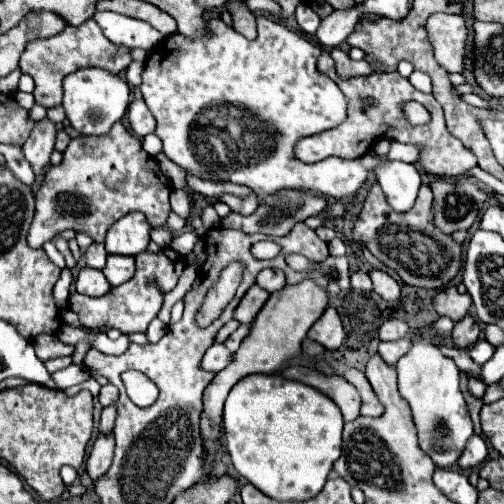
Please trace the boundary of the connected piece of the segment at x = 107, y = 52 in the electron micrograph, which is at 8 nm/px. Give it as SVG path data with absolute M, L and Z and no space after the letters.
M87 20L81 26L65 26L65 30L59 32L57 36L39 38L39 40L29 42L21 56L19 66L25 68L25 72L29 76L33 76L33 80L35 80L35 90L33 90L35 102L45 108L53 108L53 106L61 104L61 96L63 96L61 82L67 74L73 74L83 66L85 68L103 68L111 74L121 74L129 66L129 62L131 62L129 48L119 48L119 46L111 44L103 36L101 28L93 20Z

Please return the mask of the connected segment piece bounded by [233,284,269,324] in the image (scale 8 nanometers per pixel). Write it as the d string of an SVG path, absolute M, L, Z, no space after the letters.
M253 284L249 290L247 290L247 294L243 296L243 300L239 302L239 306L235 308L235 320L239 320L241 324L251 324L253 322L253 318L257 316L257 312L263 308L263 304L267 302L267 298L269 298L269 294L263 290L263 288L259 288L257 284Z

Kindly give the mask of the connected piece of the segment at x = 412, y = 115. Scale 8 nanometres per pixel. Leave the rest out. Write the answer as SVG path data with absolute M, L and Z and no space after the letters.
M413 100L403 104L403 116L409 120L409 124L415 124L415 126L427 124L431 120L427 108L423 104L419 104L419 102L413 102Z

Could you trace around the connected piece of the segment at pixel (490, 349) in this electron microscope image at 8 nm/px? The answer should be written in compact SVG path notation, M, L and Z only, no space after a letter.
M479 340L479 342L473 346L473 350L471 350L471 358L473 358L475 362L479 362L479 364L485 364L485 362L493 356L493 352L495 352L495 346L493 346L493 344L489 344L487 340Z

